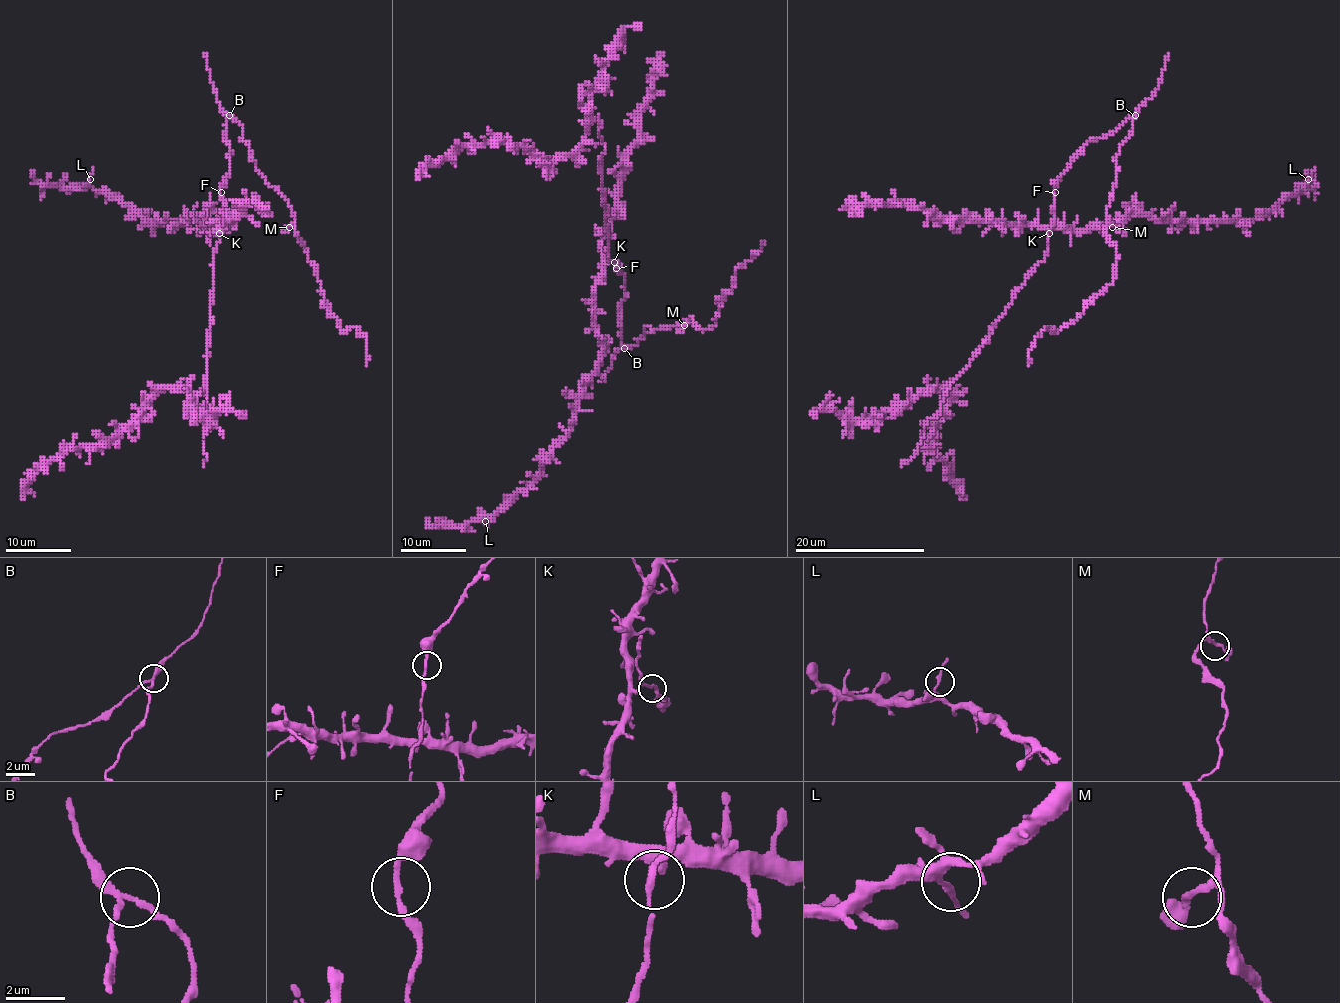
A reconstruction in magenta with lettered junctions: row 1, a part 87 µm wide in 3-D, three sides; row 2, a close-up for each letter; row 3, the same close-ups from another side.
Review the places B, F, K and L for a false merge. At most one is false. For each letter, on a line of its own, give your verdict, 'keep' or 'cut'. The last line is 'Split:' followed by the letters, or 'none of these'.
B: cut
F: keep
K: keep
L: keep
Split: B

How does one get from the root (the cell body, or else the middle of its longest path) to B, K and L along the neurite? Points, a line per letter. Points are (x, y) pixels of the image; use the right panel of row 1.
B: (1054, 202), (1055, 183), (1071, 158), (1091, 139), (1112, 134), (1135, 116)
K: (1054, 202), (1054, 225), (1049, 233)
L: (1054, 202), (1049, 233), (1054, 228), (1110, 227), (1138, 215), (1247, 223), (1301, 191), (1308, 179)

